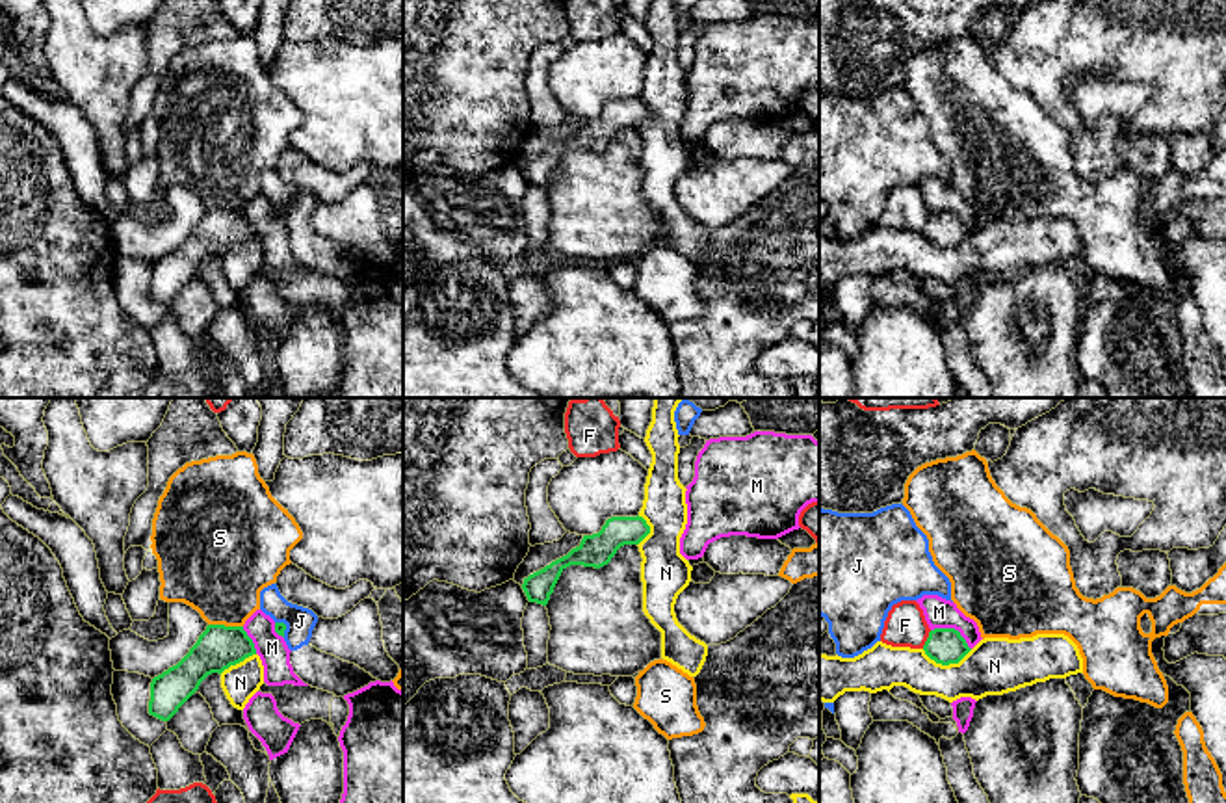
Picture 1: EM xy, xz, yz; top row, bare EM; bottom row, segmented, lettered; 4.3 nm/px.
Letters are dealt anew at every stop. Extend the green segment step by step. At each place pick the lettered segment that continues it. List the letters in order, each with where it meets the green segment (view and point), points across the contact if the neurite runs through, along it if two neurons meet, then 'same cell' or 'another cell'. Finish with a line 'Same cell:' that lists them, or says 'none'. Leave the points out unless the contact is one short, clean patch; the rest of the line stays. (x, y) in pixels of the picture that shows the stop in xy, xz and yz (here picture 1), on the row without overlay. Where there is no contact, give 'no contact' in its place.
F: meets green in yz at (927, 223); border along yz (931, 214), (922, 231); another cell
J: meets green in xy at (285, 210); border along xy (275, 205), (285, 209), (285, 220); another cell
M: meets green in yz at (953, 212); another cell
N: meets green in yz at (948, 248); border along yz (922, 233), (942, 248), (957, 248), (972, 233); another cell
S: meets green in xy at (223, 209); border along xy (208, 207), (242, 210); another cell
Same cell: none

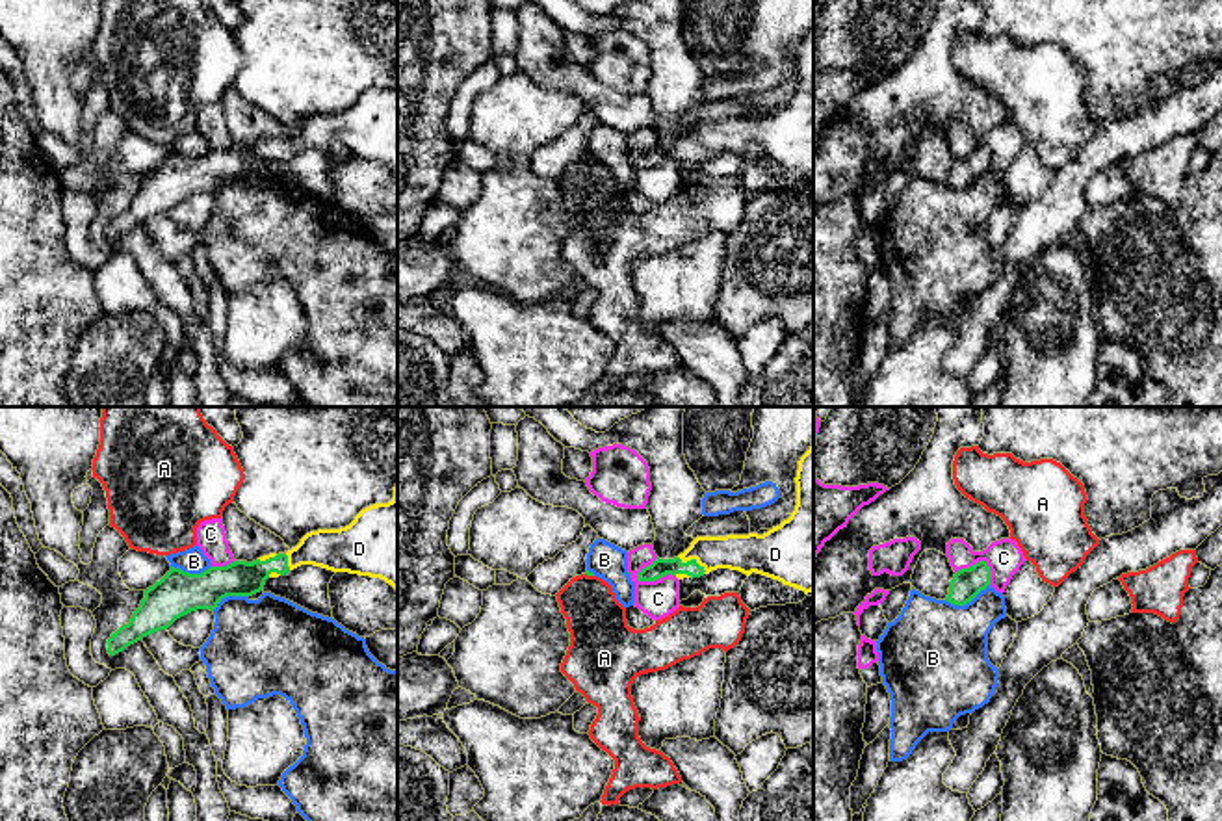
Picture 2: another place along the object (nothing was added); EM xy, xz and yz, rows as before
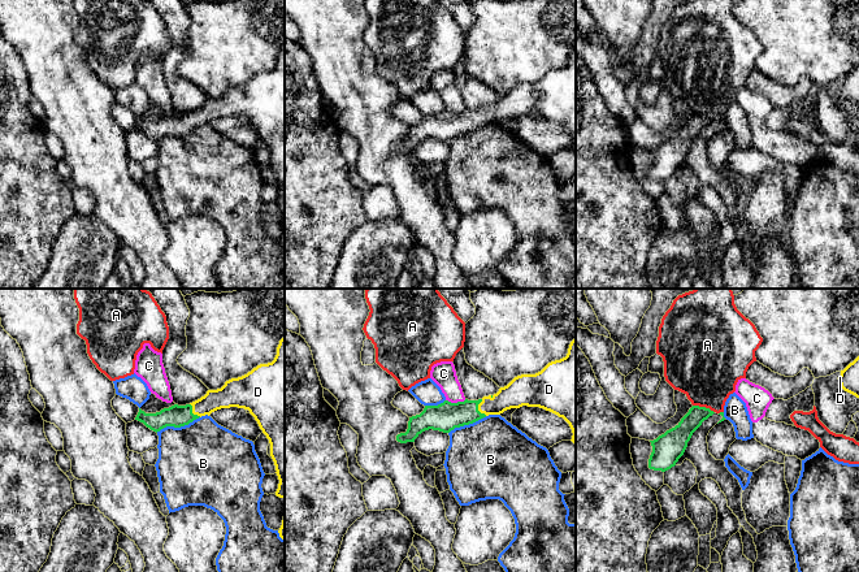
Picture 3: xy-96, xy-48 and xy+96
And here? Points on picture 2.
A: meets green in xz at (589, 158); border along xz (585, 156), (593, 160); another cell
B: meets green in yz at (966, 186); another cell
C: meets green in xz at (654, 164); border along xz (636, 158), (639, 164), (675, 160); another cell
D: meets green in xz at (693, 143); runs through xz (660, 151), (682, 151), (693, 143), (704, 138), (747, 138); same cell
Same cell: D

